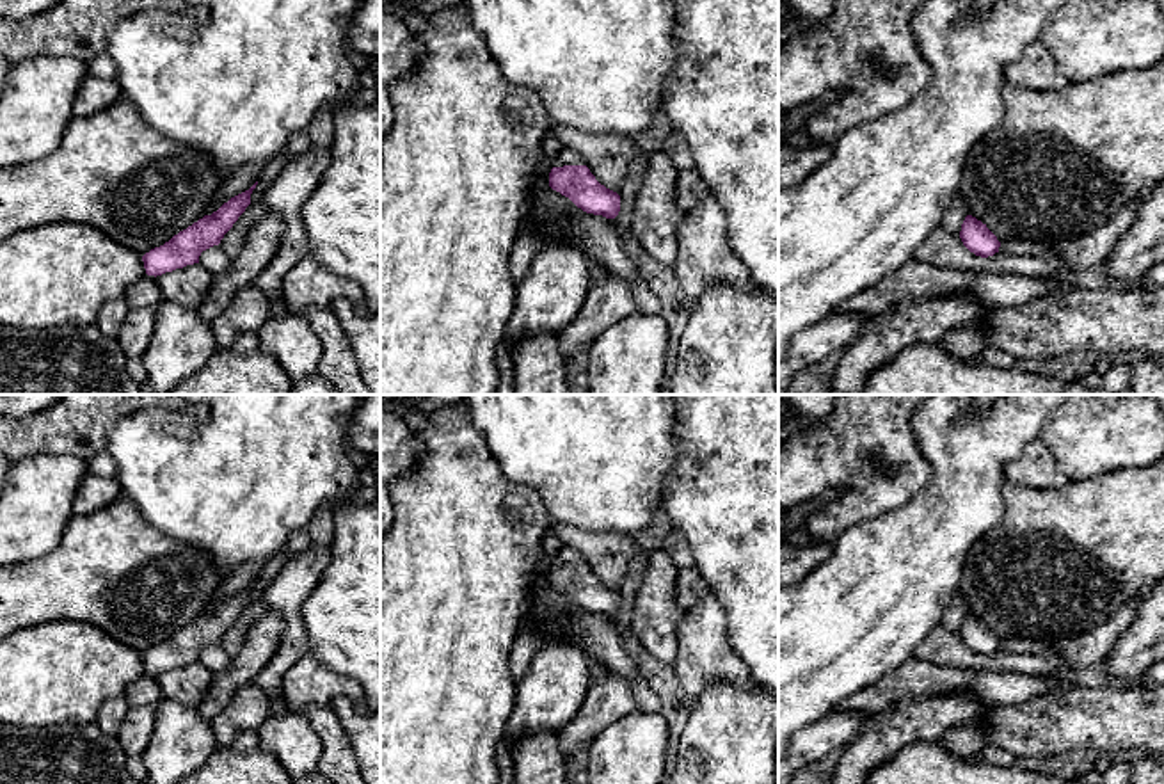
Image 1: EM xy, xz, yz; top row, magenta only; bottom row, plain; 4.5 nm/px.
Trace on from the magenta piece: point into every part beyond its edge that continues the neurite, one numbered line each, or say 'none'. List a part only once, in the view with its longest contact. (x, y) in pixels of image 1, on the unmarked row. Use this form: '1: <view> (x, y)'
none

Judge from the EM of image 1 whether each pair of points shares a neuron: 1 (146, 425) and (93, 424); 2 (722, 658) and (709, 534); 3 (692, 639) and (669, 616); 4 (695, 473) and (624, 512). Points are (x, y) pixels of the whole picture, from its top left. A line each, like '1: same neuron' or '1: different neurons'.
1: different neurons
2: different neurons
3: different neurons
4: different neurons

